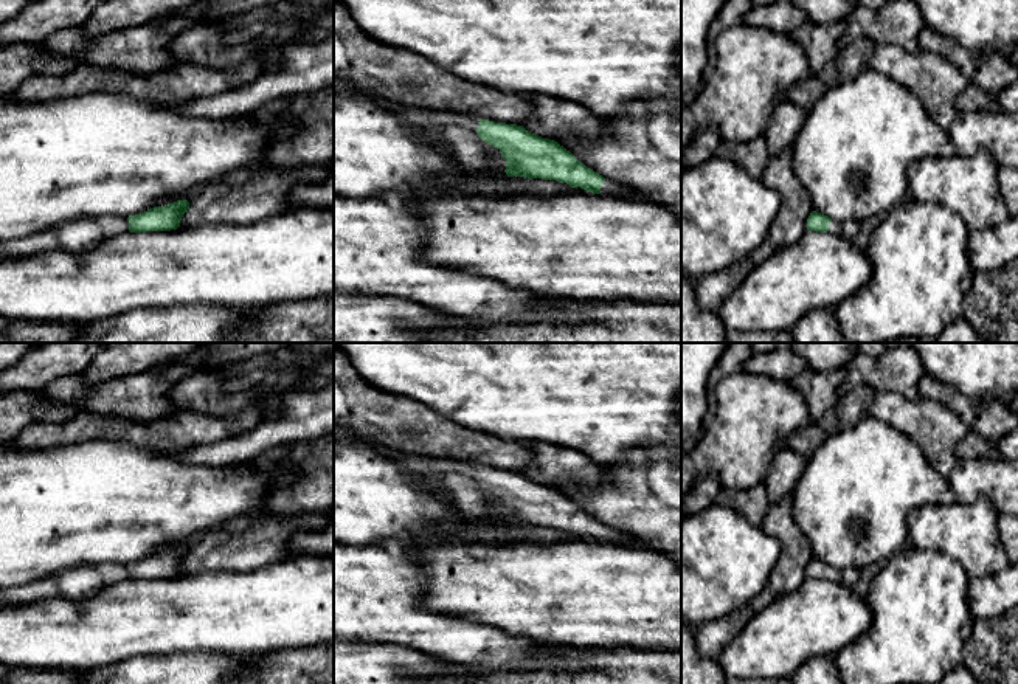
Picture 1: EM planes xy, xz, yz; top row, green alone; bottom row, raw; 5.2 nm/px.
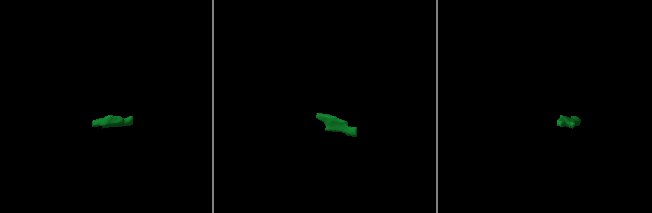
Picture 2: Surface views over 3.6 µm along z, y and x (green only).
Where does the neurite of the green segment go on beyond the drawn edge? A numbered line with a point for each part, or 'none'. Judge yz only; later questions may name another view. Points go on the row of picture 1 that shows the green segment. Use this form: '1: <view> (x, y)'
1: yz (848, 230)

